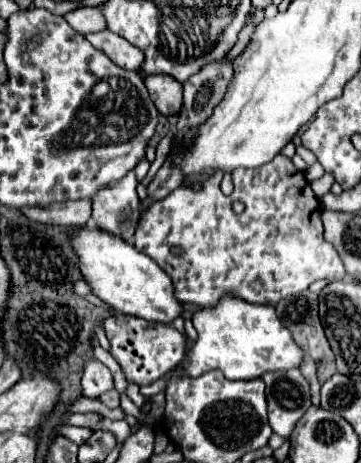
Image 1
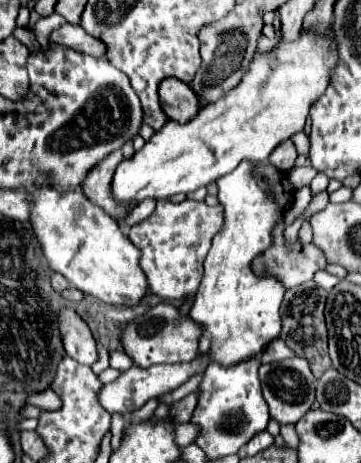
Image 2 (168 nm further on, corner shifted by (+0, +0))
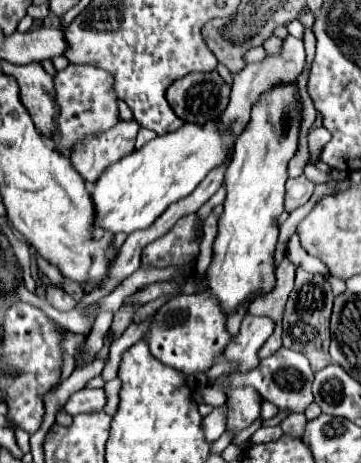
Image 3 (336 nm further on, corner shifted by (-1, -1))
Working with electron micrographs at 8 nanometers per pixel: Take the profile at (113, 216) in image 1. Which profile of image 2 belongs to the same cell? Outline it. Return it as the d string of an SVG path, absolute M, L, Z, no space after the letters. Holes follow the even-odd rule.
M126 142L120 150L114 150L112 154L108 154L108 158L104 158L104 162L100 162L100 166L94 166L94 170L88 174L88 178L84 178L82 182L82 190L84 194L88 194L88 200L98 204L100 208L104 208L114 220L122 218L130 208L124 206L116 206L116 202L112 200L112 174L116 170L116 166L122 162L122 158L132 158L134 148L132 142Z

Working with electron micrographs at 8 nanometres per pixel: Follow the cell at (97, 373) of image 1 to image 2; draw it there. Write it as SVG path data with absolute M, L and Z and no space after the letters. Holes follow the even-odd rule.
M60 308L60 336L64 338L64 350L70 358L92 366L98 358L96 340L90 326L72 308Z

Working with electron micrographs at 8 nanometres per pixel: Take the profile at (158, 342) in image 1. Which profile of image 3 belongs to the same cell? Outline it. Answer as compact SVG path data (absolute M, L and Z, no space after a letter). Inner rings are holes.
M195 293L195 295L177 295L169 299L151 319L151 327L143 337L149 343L151 355L159 359L163 365L169 365L181 373L197 373L207 371L213 365L213 359L221 355L221 347L229 343L229 333L225 329L225 315L221 315L221 309L213 299L209 299L209 293Z

